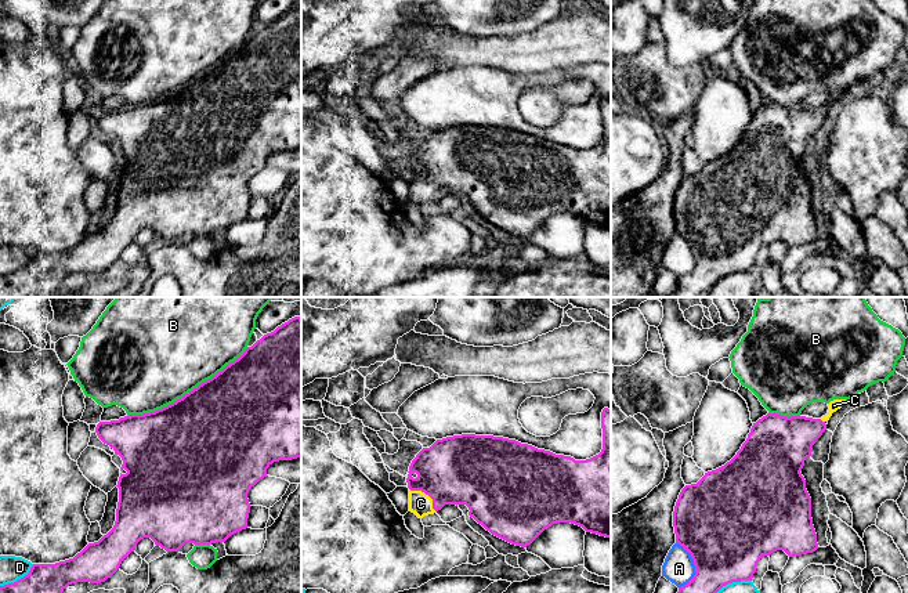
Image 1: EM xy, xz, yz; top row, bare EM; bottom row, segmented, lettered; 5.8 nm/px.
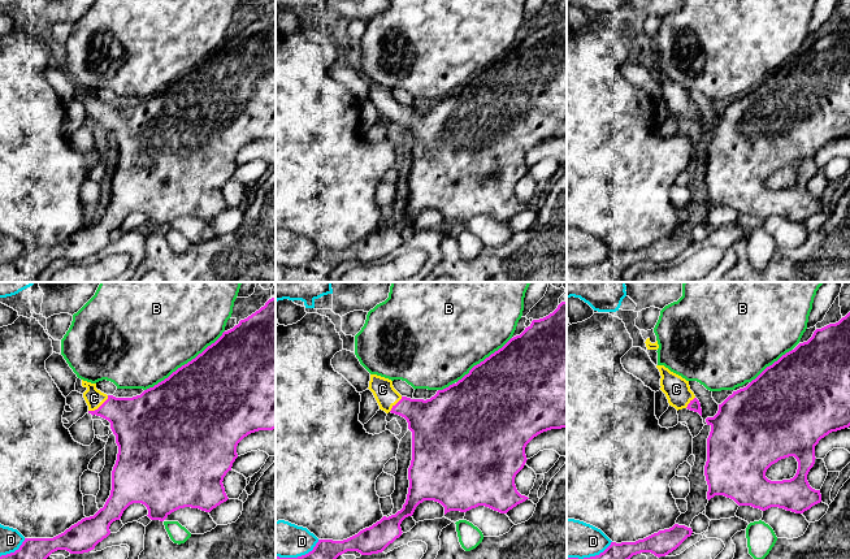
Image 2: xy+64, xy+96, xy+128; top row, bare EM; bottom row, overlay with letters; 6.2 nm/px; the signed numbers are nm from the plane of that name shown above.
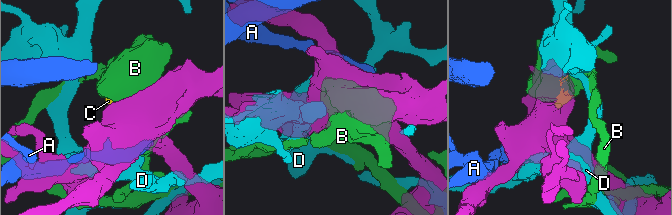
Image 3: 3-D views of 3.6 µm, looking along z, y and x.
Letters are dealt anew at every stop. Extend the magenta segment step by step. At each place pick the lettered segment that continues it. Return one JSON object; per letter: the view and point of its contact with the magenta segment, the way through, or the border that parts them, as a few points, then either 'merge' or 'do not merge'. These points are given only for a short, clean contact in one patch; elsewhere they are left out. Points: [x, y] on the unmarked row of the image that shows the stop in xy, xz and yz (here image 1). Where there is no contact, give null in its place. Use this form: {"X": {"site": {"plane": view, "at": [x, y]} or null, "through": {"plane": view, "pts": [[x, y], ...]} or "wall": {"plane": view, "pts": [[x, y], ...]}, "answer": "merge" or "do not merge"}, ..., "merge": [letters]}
{"A": {"site": {"plane": "yz", "at": [694, 255]}, "answer": "do not merge"}, "B": {"site": {"plane": "xy", "at": [188, 83]}, "answer": "do not merge"}, "C": {"site": {"plane": "xz", "at": [427, 184]}, "through": {"plane": "xz", "pts": [[456, 161], [427, 184], [420, 194]]}, "answer": "merge"}, "D": {"site": {"plane": "xy", "at": [18, 270]}, "answer": "do not merge"}, "merge": ["C"]}

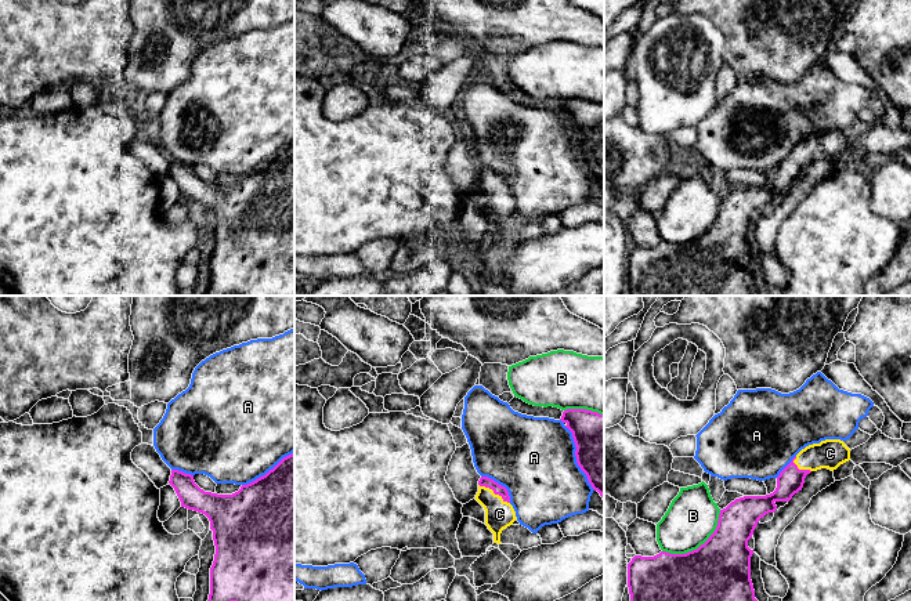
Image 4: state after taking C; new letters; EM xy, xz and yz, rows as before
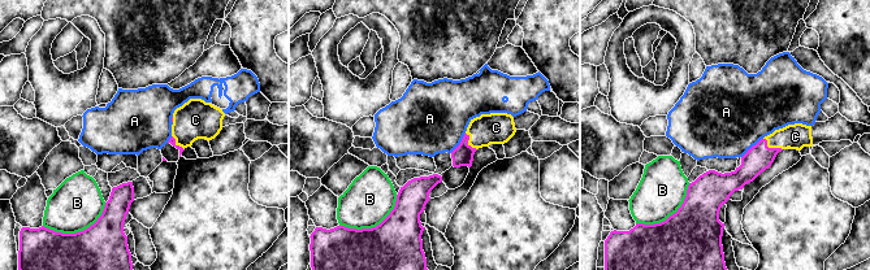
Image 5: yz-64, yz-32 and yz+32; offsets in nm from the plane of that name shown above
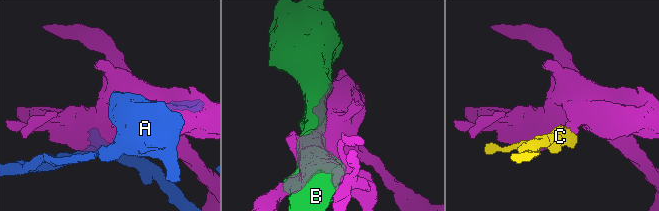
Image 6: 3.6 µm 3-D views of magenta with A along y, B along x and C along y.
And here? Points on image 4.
{"A": {"site": {"plane": "xz", "at": [577, 148]}, "answer": "do not merge"}, "B": {"site": {"plane": "yz", "at": [700, 236]}, "answer": "do not merge"}, "C": {"site": {"plane": "xz", "at": [494, 183]}, "through": {"plane": "xz", "pts": [[484, 172], [494, 183], [499, 205]]}, "answer": "merge"}, "merge": ["C"]}

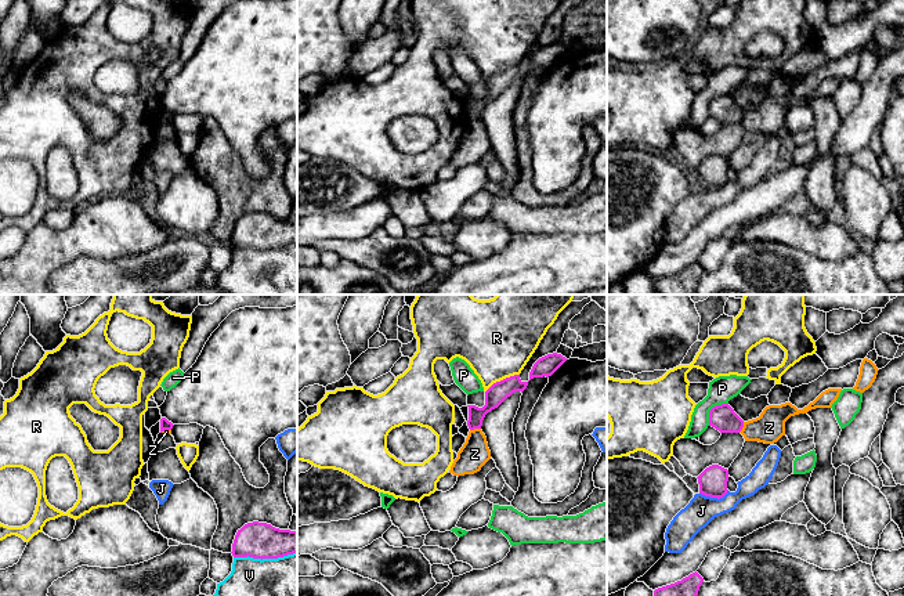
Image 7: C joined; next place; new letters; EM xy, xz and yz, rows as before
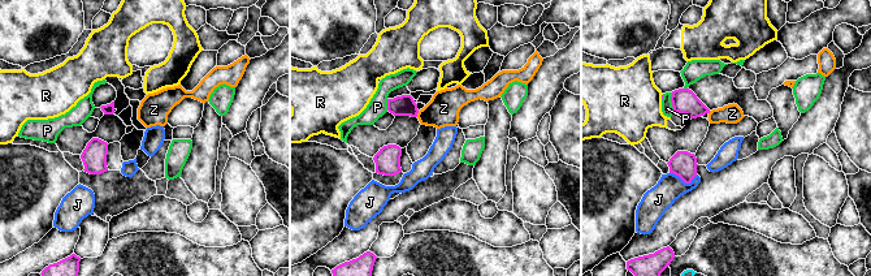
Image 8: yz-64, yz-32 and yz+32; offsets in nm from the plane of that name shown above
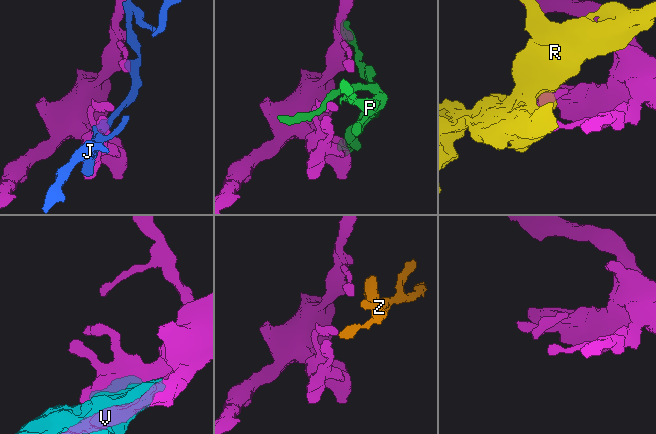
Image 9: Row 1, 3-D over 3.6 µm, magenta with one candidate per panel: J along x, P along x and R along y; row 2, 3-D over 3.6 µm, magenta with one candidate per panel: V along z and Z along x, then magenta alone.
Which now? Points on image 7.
{"J": {"site": {"plane": "yz", "at": [713, 187]}, "answer": "do not merge"}, "P": {"site": {"plane": "yz", "at": [711, 100]}, "answer": "do not merge"}, "R": {"site": {"plane": "xz", "at": [503, 69]}, "wall": {"plane": "xz", "pts": [[519, 64], [496, 71], [485, 82]]}, "answer": "do not merge"}, "V": {"site": {"plane": "xy", "at": [264, 248]}, "answer": "do not merge"}, "Z": {"site": {"plane": "xz", "at": [474, 118]}, "wall": {"plane": "xz", "pts": [[480, 118], [470, 120]]}, "answer": "do not merge"}, "merge": []}

